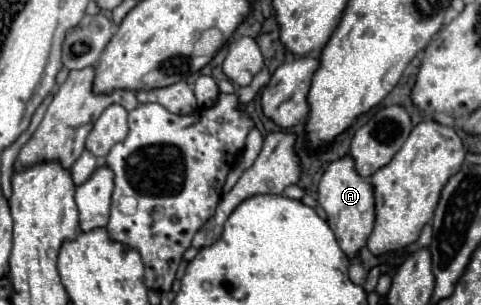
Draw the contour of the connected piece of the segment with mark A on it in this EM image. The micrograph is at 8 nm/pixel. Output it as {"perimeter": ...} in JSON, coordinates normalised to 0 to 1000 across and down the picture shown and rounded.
{"perimeter":[[[721,505],[696,531],[688,531],[663,597],[663,623],[659,623],[659,649],[667,682],[680,695],[684,708],[684,741],[701,774],[701,793],[709,807],[709,820],[734,846],[746,833],[746,820],[763,800],[763,780],[775,754],[775,728],[780,728],[780,656],[775,656],[775,610],[767,603],[763,584],[755,584],[751,570],[742,570],[738,557],[738,531],[734,511]]]}

